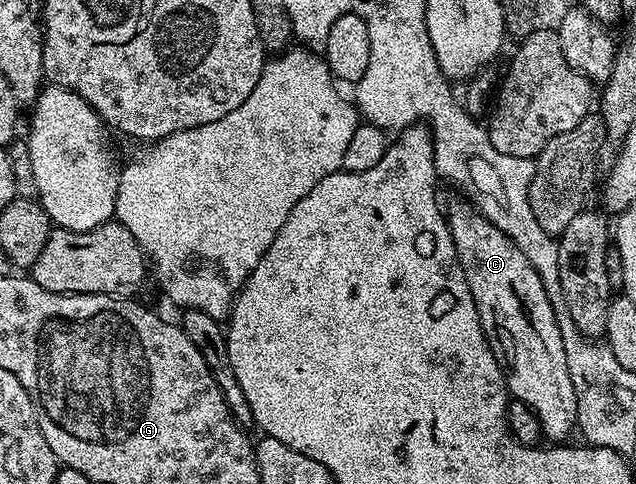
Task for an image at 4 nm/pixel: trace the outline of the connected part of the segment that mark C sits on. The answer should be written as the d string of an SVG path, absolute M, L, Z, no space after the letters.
M468 201L447 207L449 232L455 241L457 260L467 277L467 289L475 301L481 328L497 364L505 372L505 386L516 402L527 405L539 417L542 436L565 441L577 427L579 392L571 381L571 356L565 348L562 324L555 317L547 289L539 273L519 253L511 237L483 217Z

